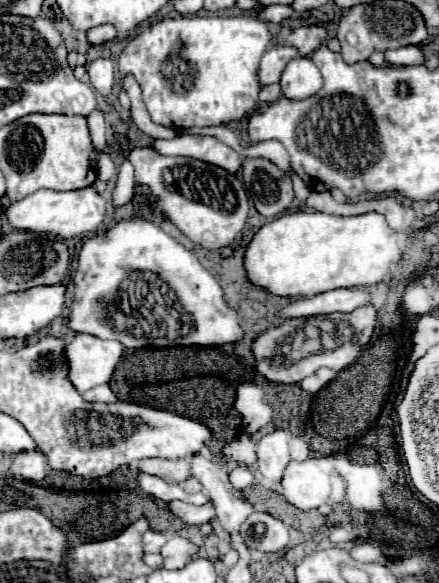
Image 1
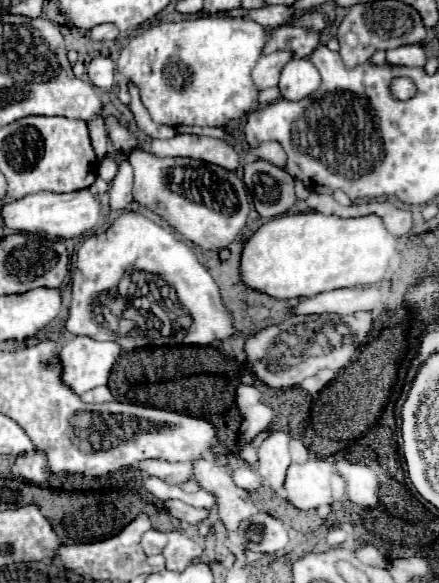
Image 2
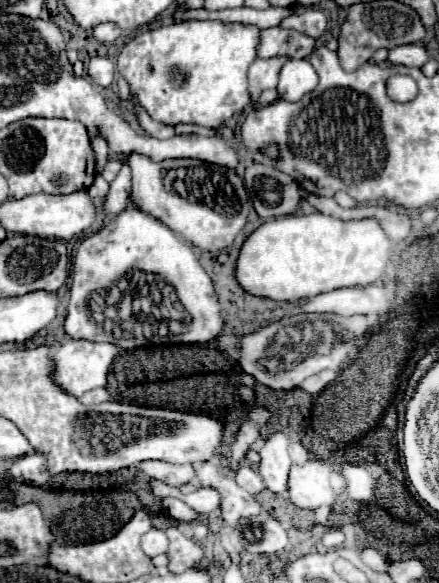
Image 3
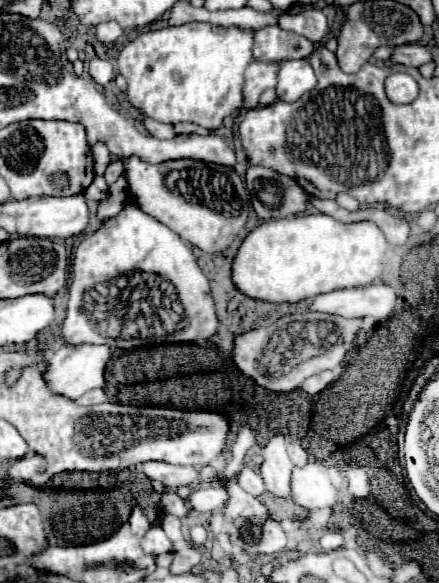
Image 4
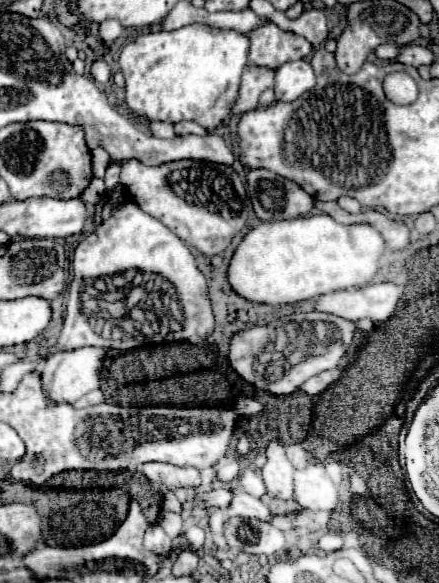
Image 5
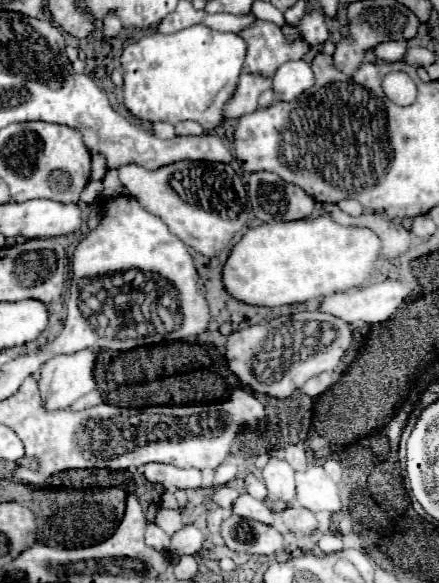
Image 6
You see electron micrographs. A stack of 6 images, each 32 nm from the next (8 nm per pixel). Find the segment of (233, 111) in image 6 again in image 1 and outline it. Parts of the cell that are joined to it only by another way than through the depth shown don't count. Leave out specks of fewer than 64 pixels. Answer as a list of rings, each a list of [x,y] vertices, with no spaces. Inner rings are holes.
[[[272,44],[272,48],[264,54],[260,62],[260,80],[262,84],[274,84],[280,80],[282,70],[286,64],[294,58],[300,58],[300,52],[296,46],[290,44]]]

